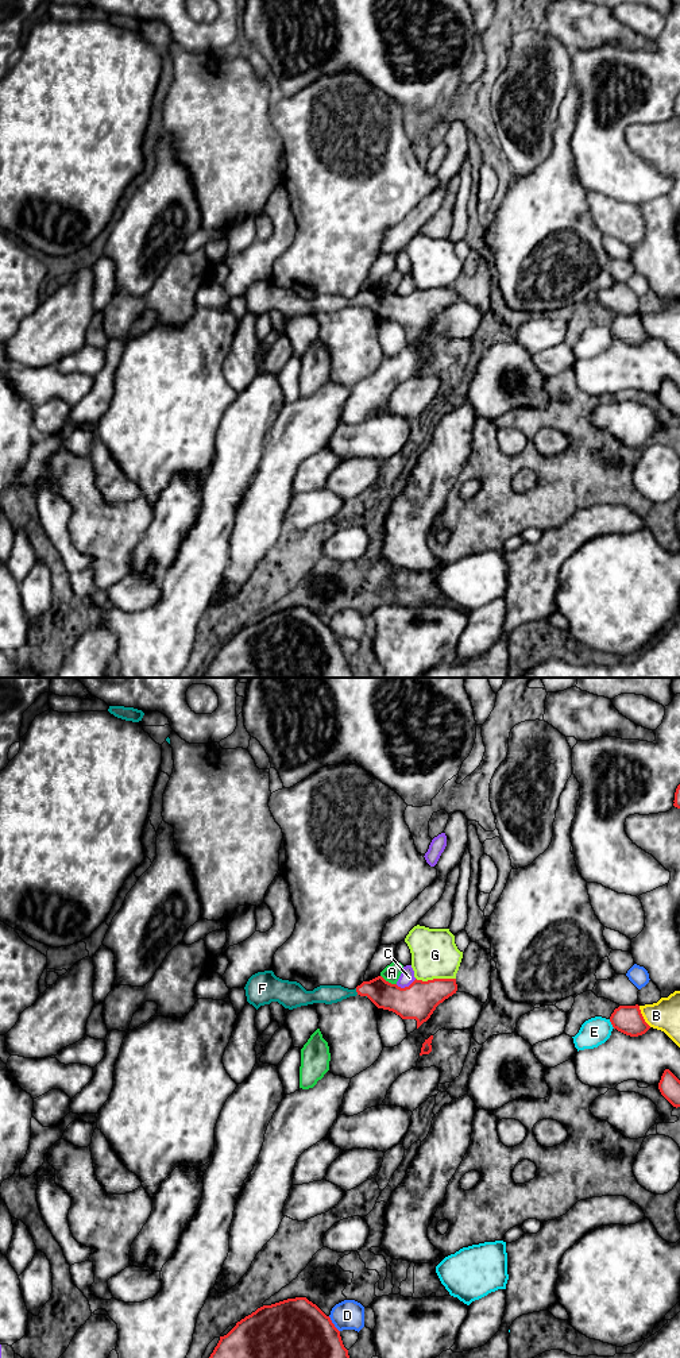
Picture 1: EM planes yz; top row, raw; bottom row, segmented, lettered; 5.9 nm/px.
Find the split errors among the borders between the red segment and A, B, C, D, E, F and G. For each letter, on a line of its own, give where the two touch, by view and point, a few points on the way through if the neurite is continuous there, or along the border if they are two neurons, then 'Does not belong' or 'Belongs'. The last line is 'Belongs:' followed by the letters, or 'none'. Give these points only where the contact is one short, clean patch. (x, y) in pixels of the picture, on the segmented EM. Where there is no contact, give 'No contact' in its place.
A: Touches red at yz (387, 982). Does not belong
B: Touches red at yz (642, 1017). Does not belong
C: Touches red at yz (405, 987). Does not belong
D: Touches red at yz (333, 1324). Does not belong
E: Touches red at yz (611, 1023). Does not belong
F: Touches red at yz (356, 991). Path across: yz (385, 995), (379, 991), (356, 991), (324, 994). Belongs
G: Touches red at yz (436, 979). Does not belong
Belongs: F

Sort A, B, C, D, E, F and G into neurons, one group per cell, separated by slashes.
A / B / C / D / E / F / G

